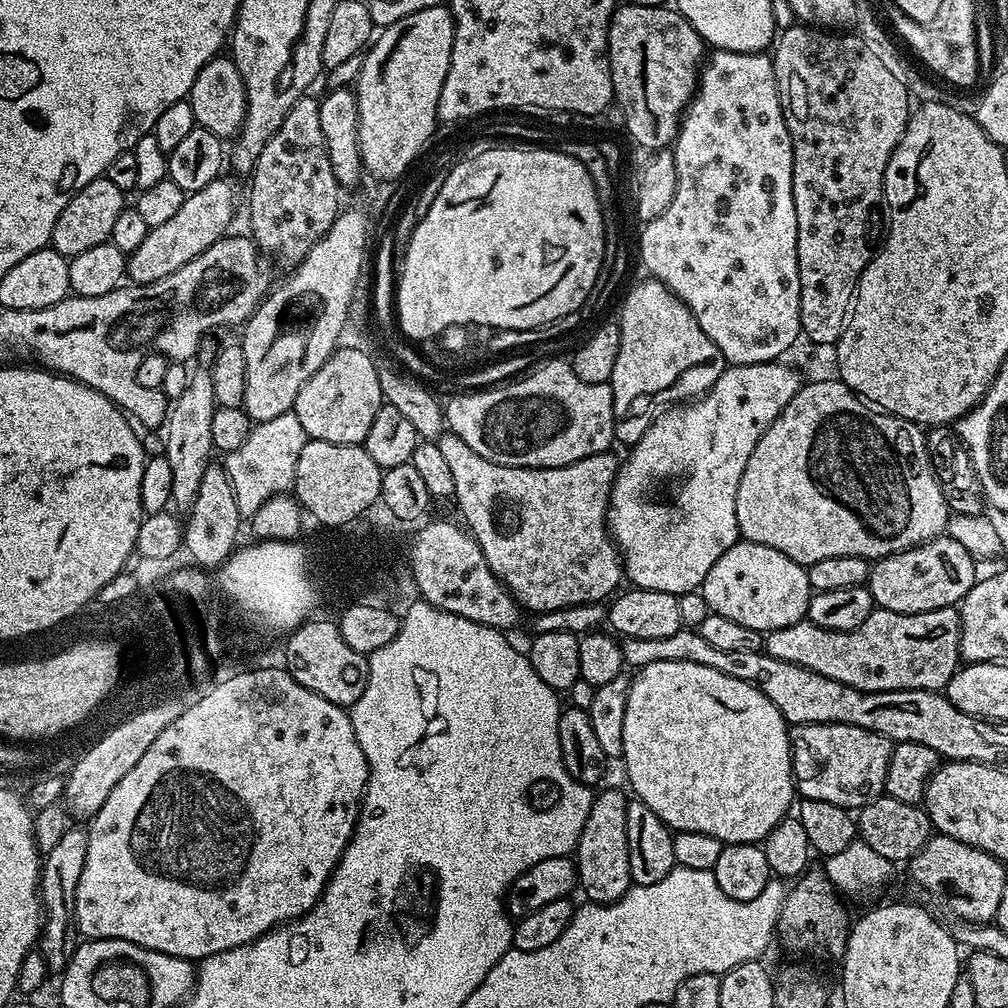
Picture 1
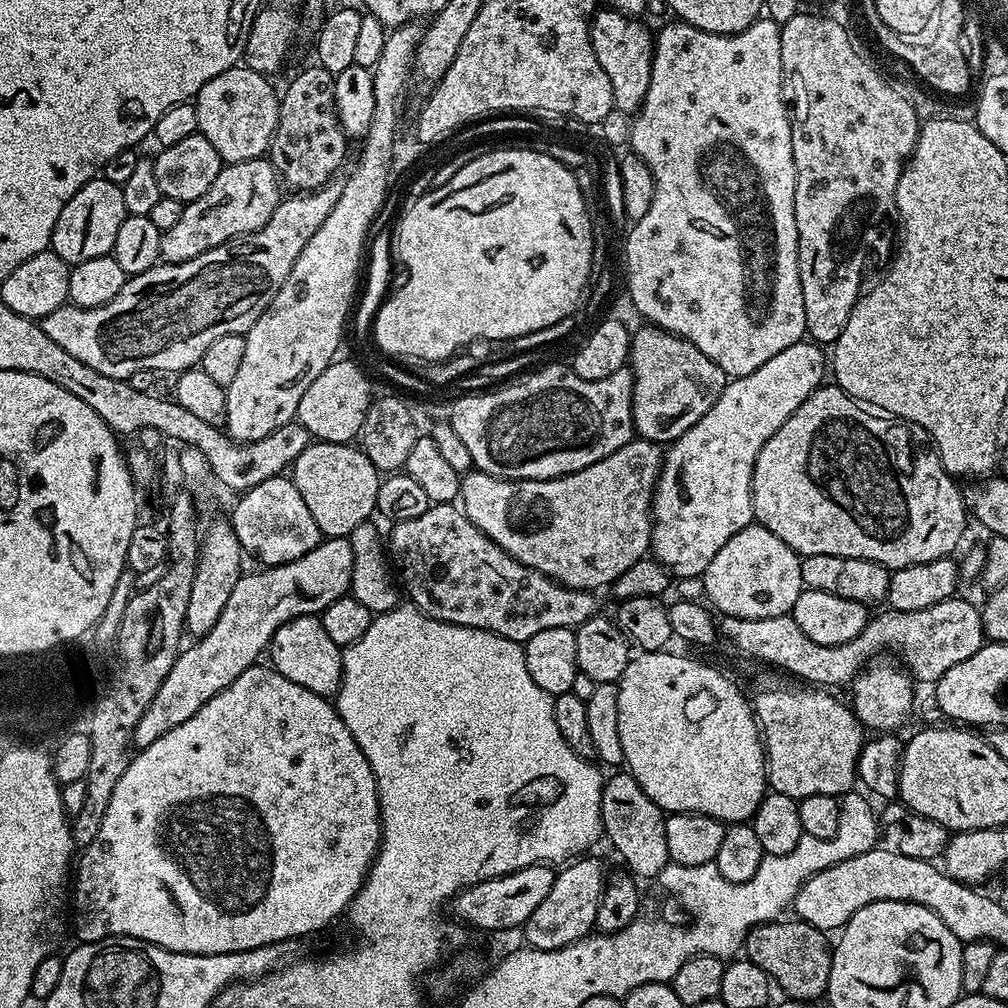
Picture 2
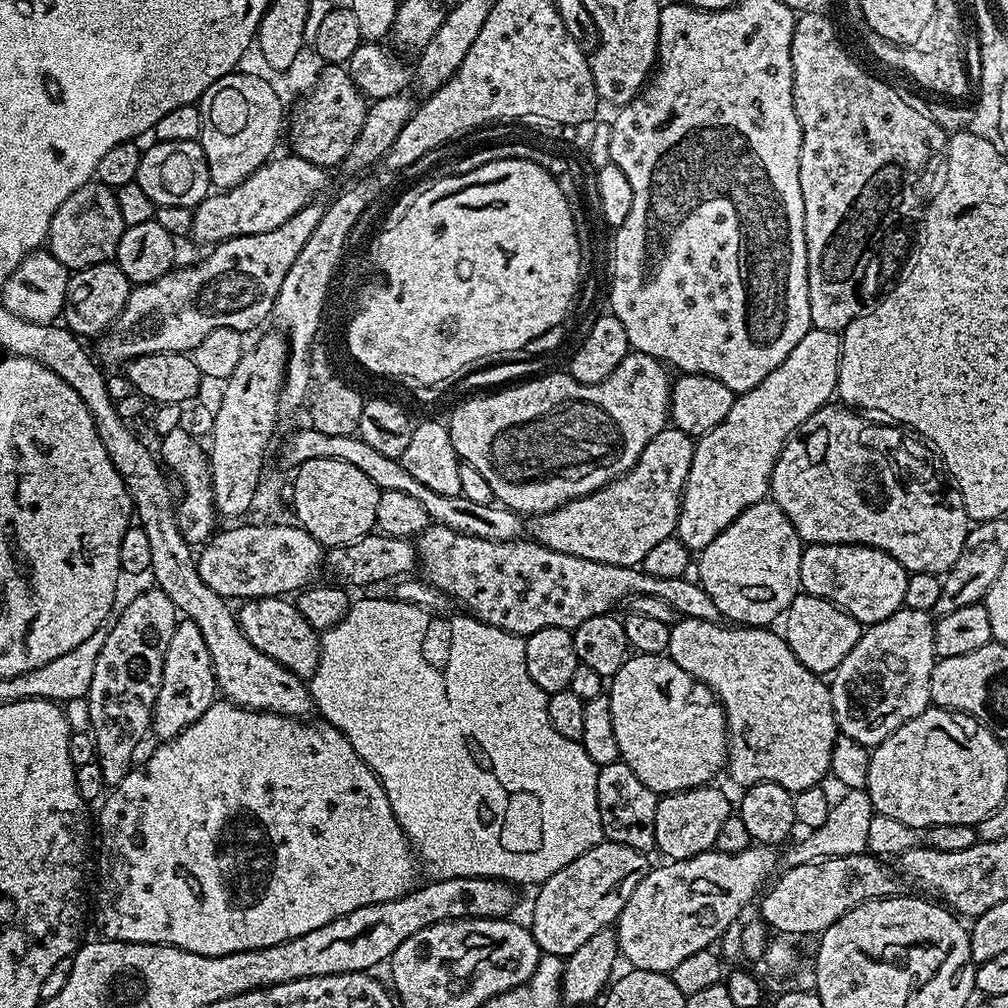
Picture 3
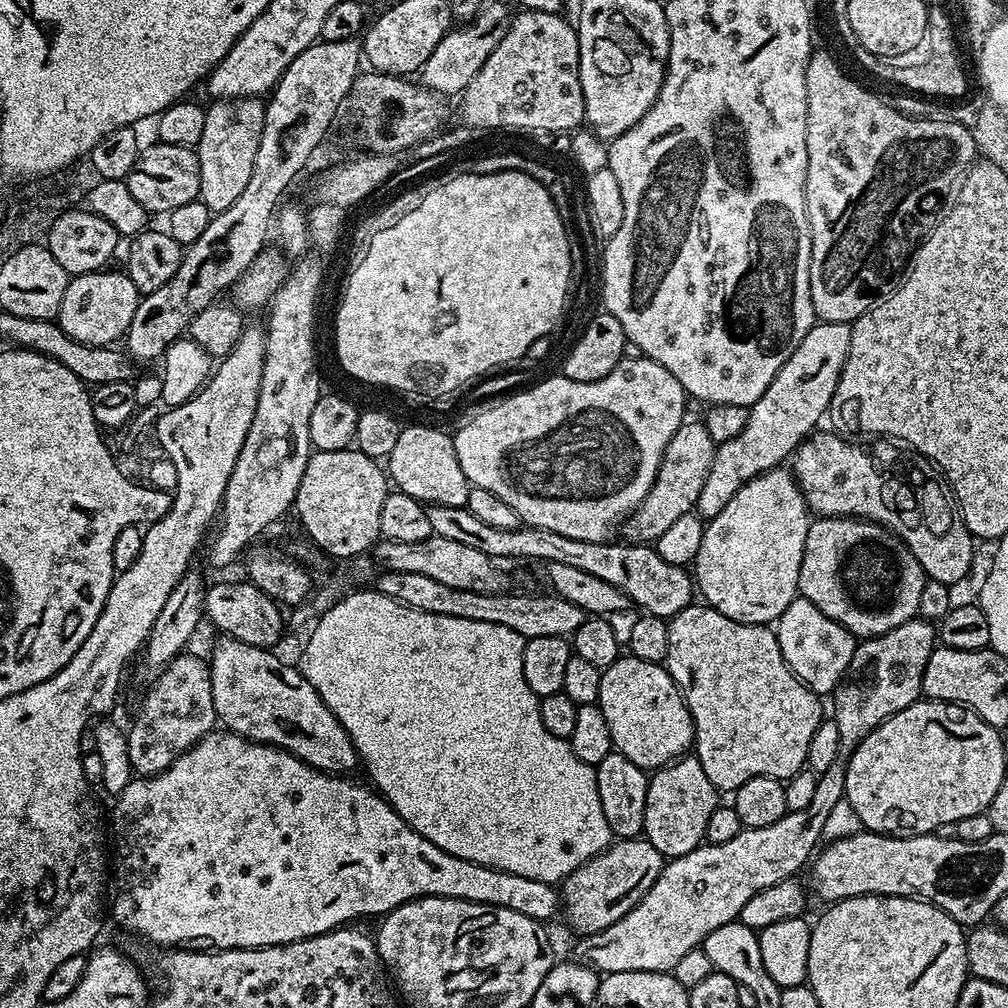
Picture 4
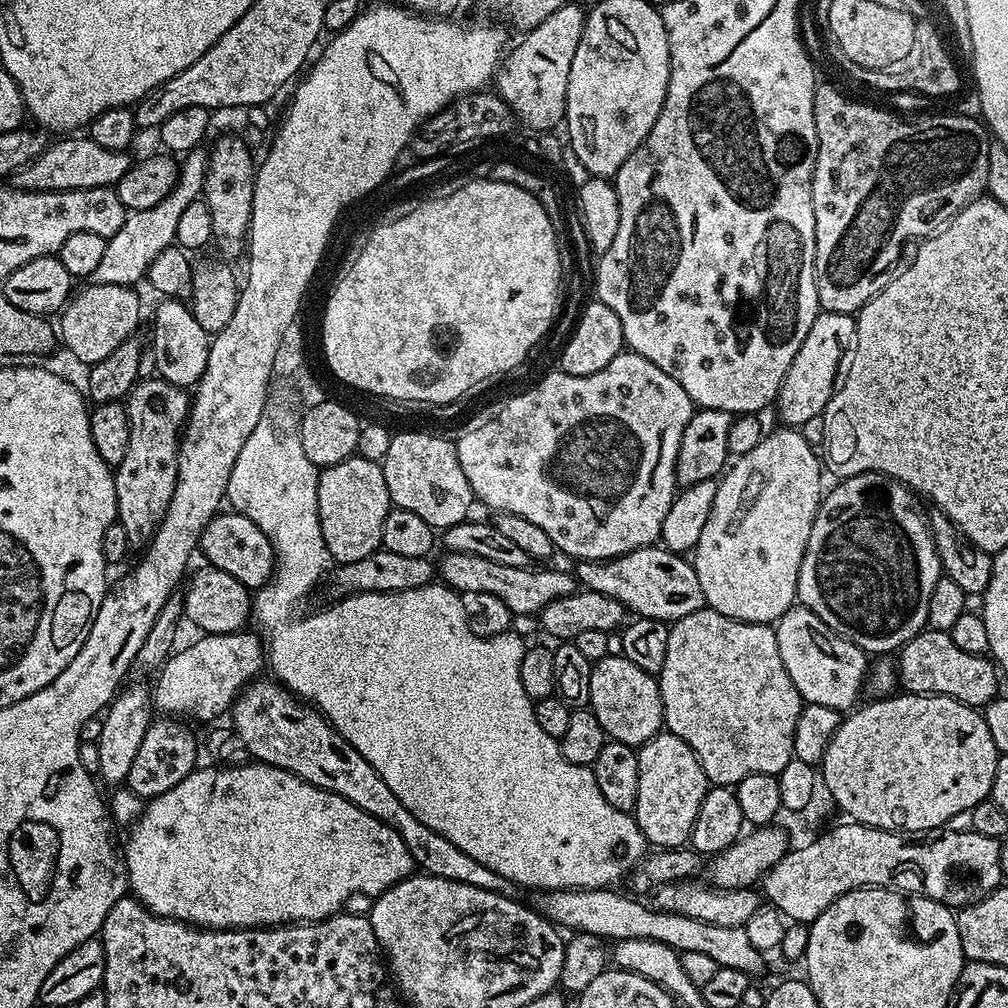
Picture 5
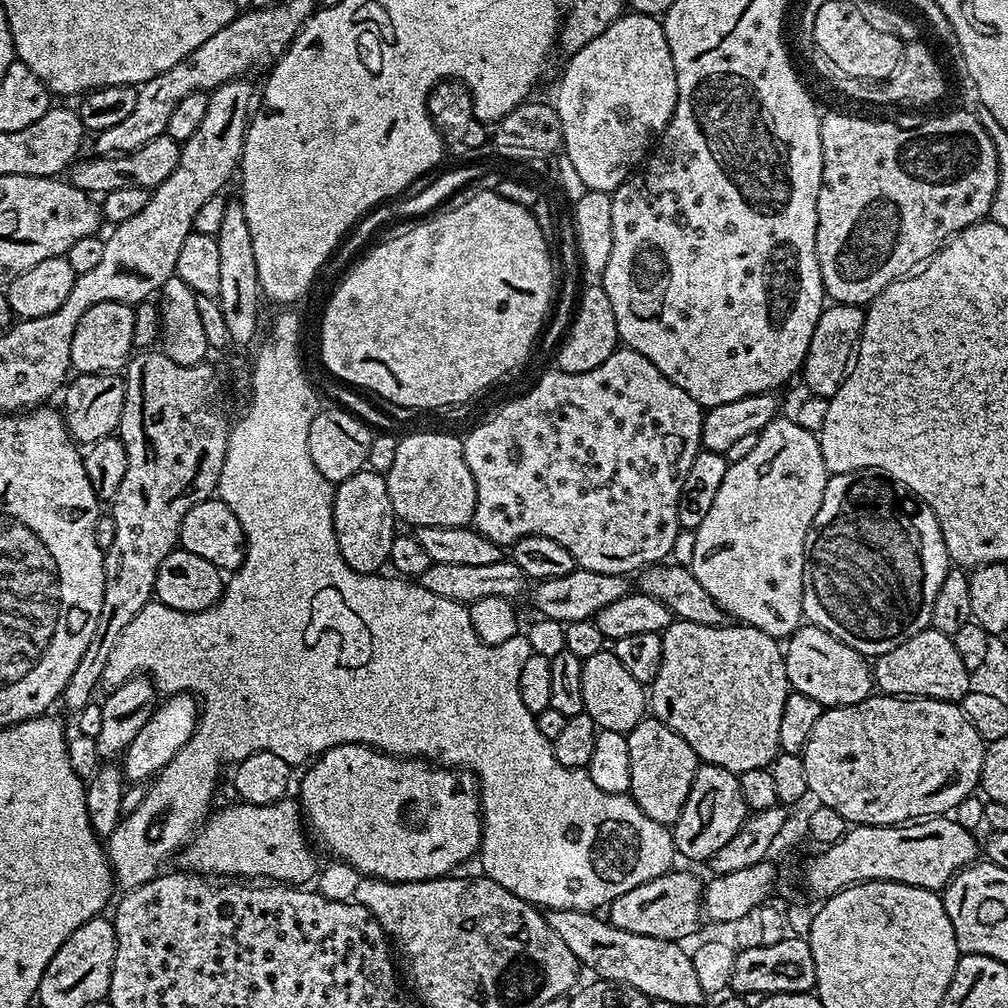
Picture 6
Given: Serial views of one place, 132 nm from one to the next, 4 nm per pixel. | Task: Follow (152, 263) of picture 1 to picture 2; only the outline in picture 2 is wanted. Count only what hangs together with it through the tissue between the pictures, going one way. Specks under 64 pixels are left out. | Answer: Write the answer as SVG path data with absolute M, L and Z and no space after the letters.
M267 158L224 164L218 178L210 182L210 190L206 190L202 198L194 198L184 205L182 218L178 218L170 230L163 232L161 261L165 264L190 262L190 258L198 258L198 254L206 254L206 250L214 250L214 246L222 246L229 240L257 232L270 222L270 214L274 214L280 205L280 188L282 181L276 175L276 167Z

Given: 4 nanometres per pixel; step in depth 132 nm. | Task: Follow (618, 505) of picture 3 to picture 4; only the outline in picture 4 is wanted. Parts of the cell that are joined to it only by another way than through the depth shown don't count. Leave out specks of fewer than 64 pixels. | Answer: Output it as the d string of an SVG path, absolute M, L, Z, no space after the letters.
M703 422L681 424L674 438L670 438L670 446L666 446L662 454L654 486L650 486L650 494L646 494L644 501L624 519L623 539L634 544L651 545L662 538L663 532L673 522L678 522L682 514L693 511L698 502L698 494L702 494L702 486L706 486L706 474L710 474L717 447Z

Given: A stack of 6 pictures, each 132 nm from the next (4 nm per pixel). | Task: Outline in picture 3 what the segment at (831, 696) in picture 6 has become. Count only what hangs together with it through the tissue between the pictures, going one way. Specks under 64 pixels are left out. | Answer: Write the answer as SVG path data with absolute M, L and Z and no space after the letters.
M807 594L794 598L783 617L783 624L782 635L790 650L794 650L798 662L817 674L832 674L846 658L846 654L854 649L862 633L862 625L850 614L843 612L837 604Z

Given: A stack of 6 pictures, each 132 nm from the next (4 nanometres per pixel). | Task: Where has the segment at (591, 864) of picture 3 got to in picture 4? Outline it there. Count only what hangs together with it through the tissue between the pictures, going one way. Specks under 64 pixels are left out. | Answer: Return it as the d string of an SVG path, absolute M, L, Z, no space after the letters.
M620 838L604 851L590 858L578 870L574 870L559 885L562 916L581 937L614 926L654 886L658 874L662 874L666 857L649 840L643 838Z

